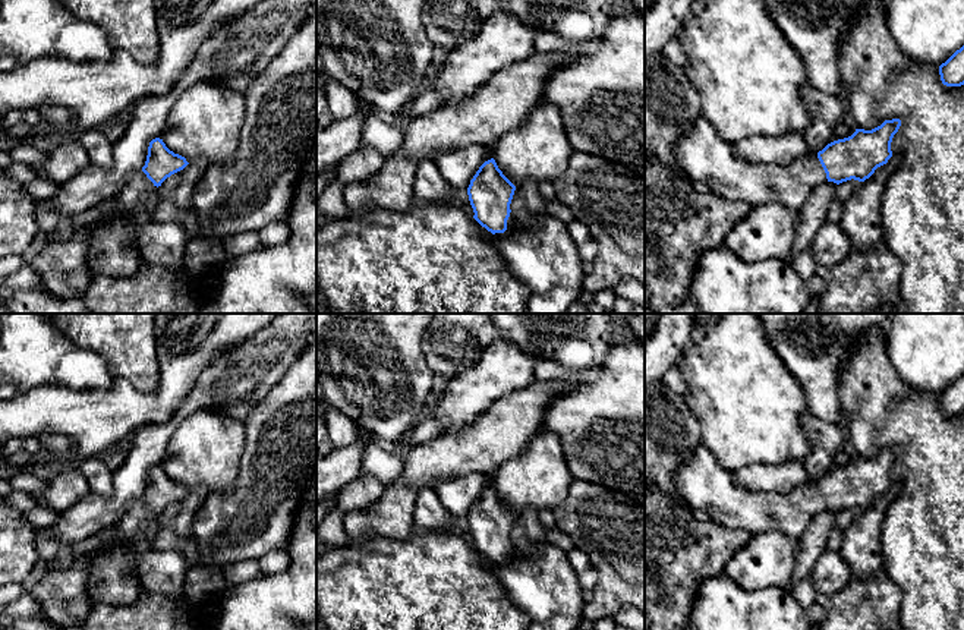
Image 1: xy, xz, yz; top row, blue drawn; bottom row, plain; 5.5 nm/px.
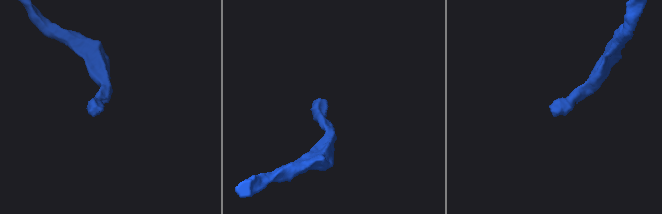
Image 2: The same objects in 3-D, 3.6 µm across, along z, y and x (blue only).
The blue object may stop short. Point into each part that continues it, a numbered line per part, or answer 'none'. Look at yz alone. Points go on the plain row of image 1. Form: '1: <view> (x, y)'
1: yz (703, 484)

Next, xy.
1: xy (129, 529)

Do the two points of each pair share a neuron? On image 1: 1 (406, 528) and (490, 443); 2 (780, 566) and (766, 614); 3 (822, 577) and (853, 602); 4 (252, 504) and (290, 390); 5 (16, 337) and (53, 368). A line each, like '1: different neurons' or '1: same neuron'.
1: same neuron
2: different neurons
3: different neurons
4: same neuron
5: same neuron

